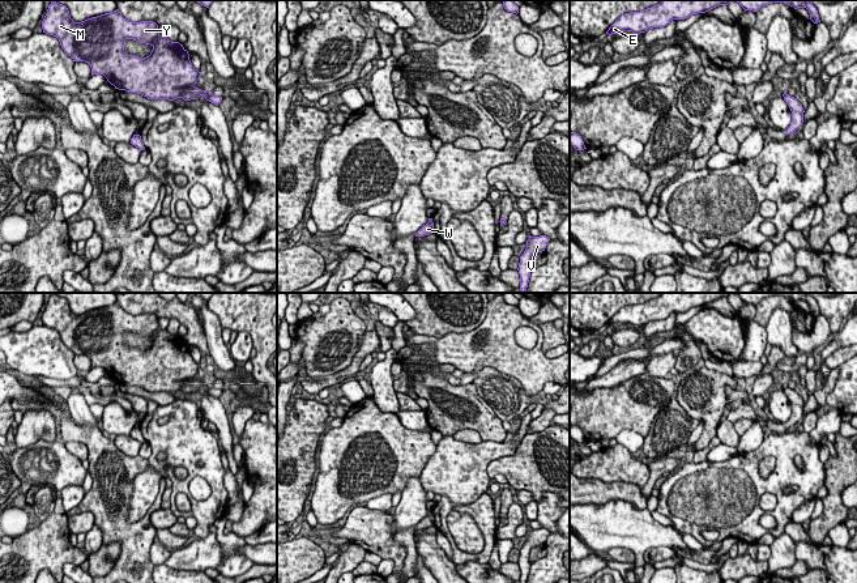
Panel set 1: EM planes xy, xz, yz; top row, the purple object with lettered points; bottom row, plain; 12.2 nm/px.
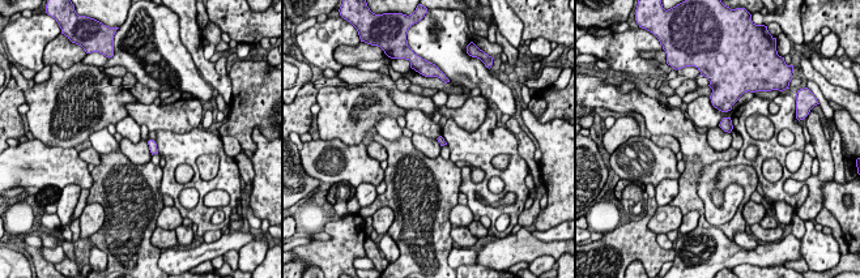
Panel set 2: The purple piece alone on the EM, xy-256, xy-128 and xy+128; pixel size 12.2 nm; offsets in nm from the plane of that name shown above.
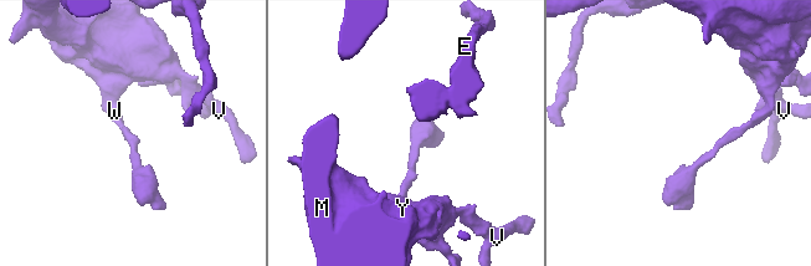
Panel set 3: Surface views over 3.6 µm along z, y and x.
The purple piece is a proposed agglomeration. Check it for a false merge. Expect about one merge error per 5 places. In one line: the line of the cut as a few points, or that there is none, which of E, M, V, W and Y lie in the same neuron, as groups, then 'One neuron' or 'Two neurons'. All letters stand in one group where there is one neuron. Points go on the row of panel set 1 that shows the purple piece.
No split. Groups: E M V W Y. One neuron

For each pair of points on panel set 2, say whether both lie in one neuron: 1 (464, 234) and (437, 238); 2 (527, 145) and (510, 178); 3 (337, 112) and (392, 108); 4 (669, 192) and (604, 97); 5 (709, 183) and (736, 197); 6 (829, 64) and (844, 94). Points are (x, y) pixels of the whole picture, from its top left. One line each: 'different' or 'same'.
1: different
2: different
3: same
4: different
5: same
6: different

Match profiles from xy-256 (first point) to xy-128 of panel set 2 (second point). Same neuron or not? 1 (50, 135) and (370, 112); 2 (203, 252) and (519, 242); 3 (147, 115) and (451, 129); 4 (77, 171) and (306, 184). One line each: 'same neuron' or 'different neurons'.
1: same neuron
2: different neurons
3: different neurons
4: different neurons

